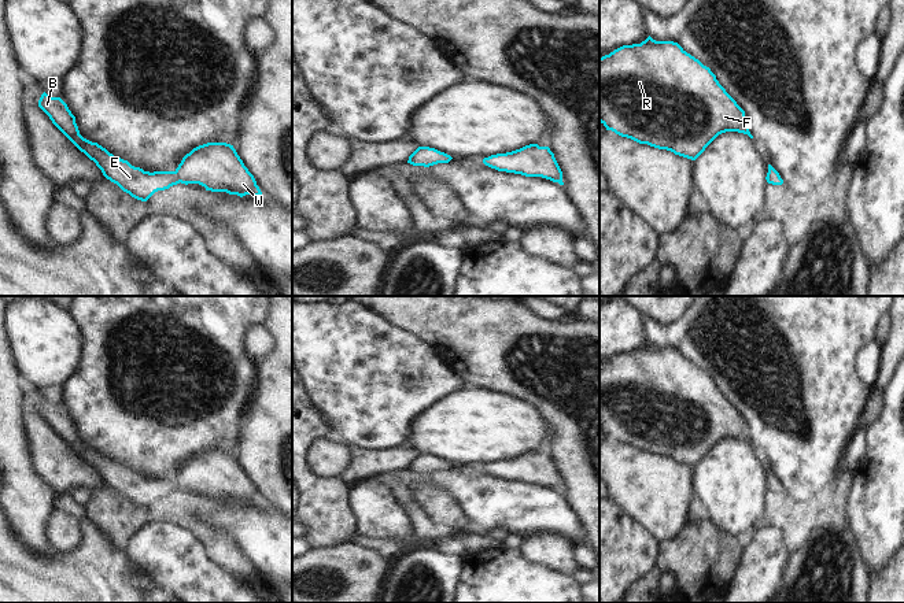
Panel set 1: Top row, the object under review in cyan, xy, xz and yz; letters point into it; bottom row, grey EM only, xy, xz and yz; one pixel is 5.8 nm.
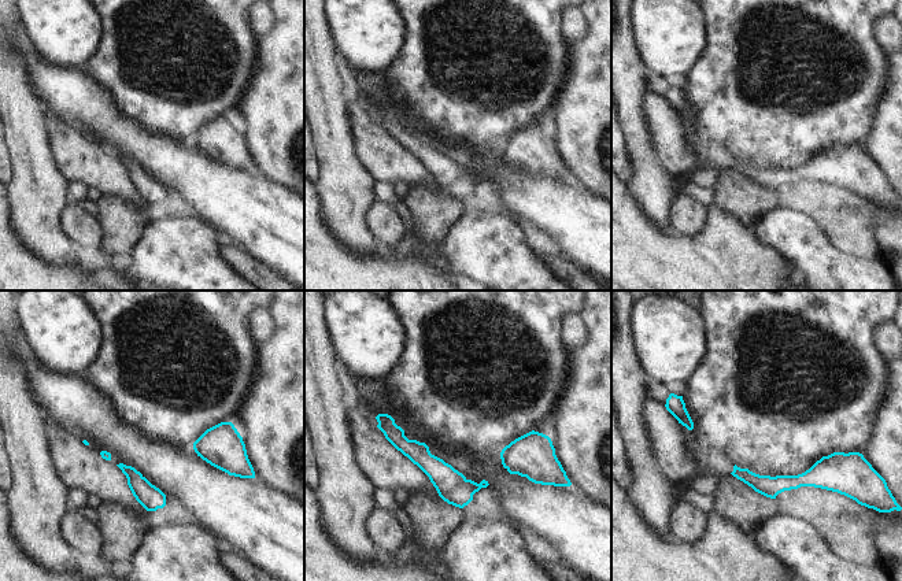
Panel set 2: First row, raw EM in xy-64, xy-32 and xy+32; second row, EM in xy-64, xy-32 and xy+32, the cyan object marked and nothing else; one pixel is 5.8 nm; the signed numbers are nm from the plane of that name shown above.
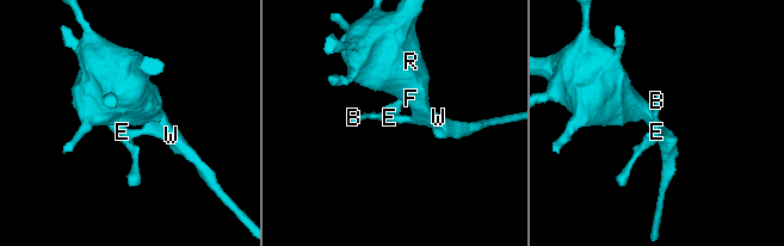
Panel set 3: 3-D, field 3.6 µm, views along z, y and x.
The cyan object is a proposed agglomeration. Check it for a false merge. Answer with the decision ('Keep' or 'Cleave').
Keep.

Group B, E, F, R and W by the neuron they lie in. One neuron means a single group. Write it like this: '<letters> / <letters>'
B E F R W

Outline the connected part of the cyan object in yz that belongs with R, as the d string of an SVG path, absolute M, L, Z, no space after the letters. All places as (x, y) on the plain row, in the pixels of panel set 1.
M650 343L641 351L623 352L609 362L599 365L599 429L621 444L631 445L639 451L647 451L658 456L667 456L675 462L695 467L705 455L722 440L738 439L748 441L750 445L753 443L749 439L745 418L737 411L737 408L726 399L726 396L719 391L716 382L709 374L704 373L698 366L687 360L678 349L674 348L656 348Z

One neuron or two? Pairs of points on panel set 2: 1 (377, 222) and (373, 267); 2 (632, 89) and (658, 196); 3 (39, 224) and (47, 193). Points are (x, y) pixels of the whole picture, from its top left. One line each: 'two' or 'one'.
1: two
2: one
3: one

